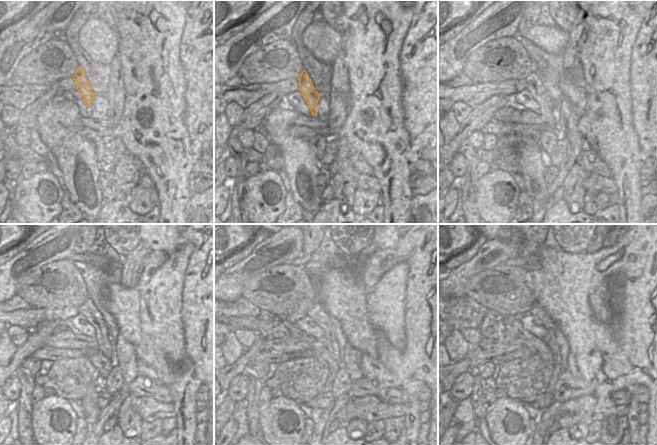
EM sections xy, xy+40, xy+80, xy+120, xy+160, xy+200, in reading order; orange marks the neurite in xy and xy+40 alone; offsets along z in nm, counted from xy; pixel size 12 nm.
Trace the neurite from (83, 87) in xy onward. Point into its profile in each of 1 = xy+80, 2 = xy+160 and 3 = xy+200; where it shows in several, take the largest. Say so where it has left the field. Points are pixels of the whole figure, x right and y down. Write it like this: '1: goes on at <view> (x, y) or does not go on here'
1: goes on at xy+80 (535, 86)
2: goes on at xy+160 (317, 312)
3: goes on at xy+200 (536, 310)

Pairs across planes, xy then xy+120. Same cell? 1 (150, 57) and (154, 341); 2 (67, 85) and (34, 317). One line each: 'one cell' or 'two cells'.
1: one cell
2: one cell

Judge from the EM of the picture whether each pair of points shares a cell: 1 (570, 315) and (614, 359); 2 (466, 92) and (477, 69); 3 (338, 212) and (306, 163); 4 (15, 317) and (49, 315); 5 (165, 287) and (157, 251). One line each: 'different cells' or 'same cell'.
1: same cell
2: different cells
3: different cells
4: same cell
5: same cell

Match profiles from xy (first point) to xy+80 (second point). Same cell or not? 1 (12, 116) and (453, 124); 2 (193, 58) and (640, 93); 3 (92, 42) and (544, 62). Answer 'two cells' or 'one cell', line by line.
1: two cells
2: one cell
3: two cells

